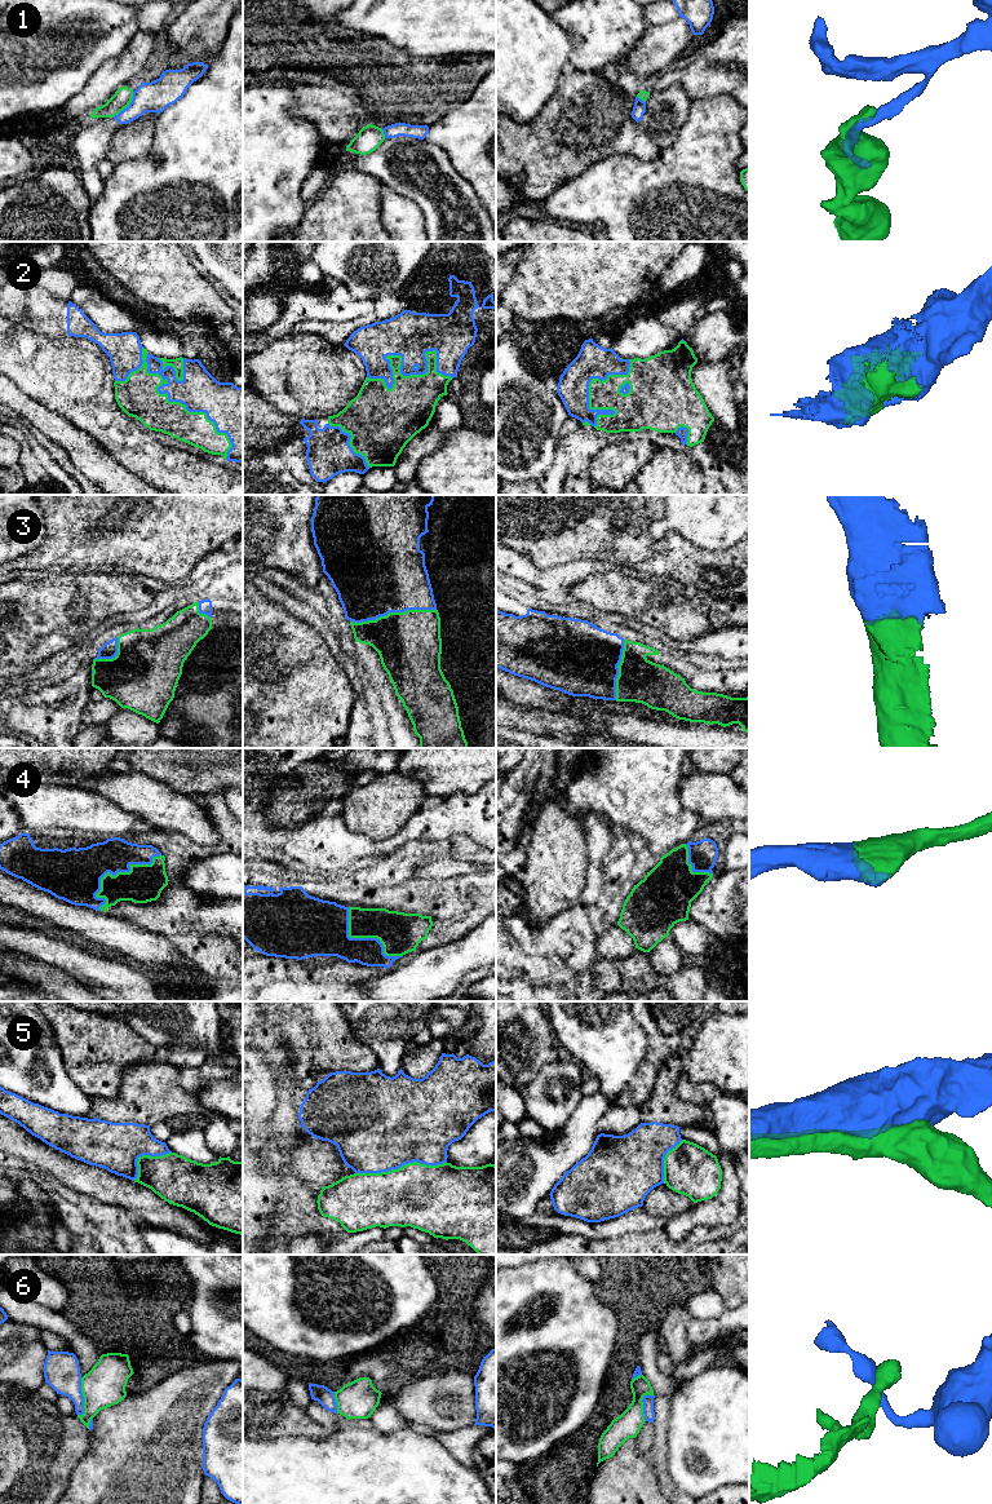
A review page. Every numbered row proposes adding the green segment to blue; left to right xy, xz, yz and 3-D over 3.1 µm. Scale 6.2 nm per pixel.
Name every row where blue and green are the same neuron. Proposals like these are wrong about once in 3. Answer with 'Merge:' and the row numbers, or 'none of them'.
Merge: 2, 3, 4

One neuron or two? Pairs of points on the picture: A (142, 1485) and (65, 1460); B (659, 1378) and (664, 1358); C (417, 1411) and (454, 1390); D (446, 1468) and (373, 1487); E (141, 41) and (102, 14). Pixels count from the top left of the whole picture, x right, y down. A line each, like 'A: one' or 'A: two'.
A: two
B: two
C: one
D: one
E: two

